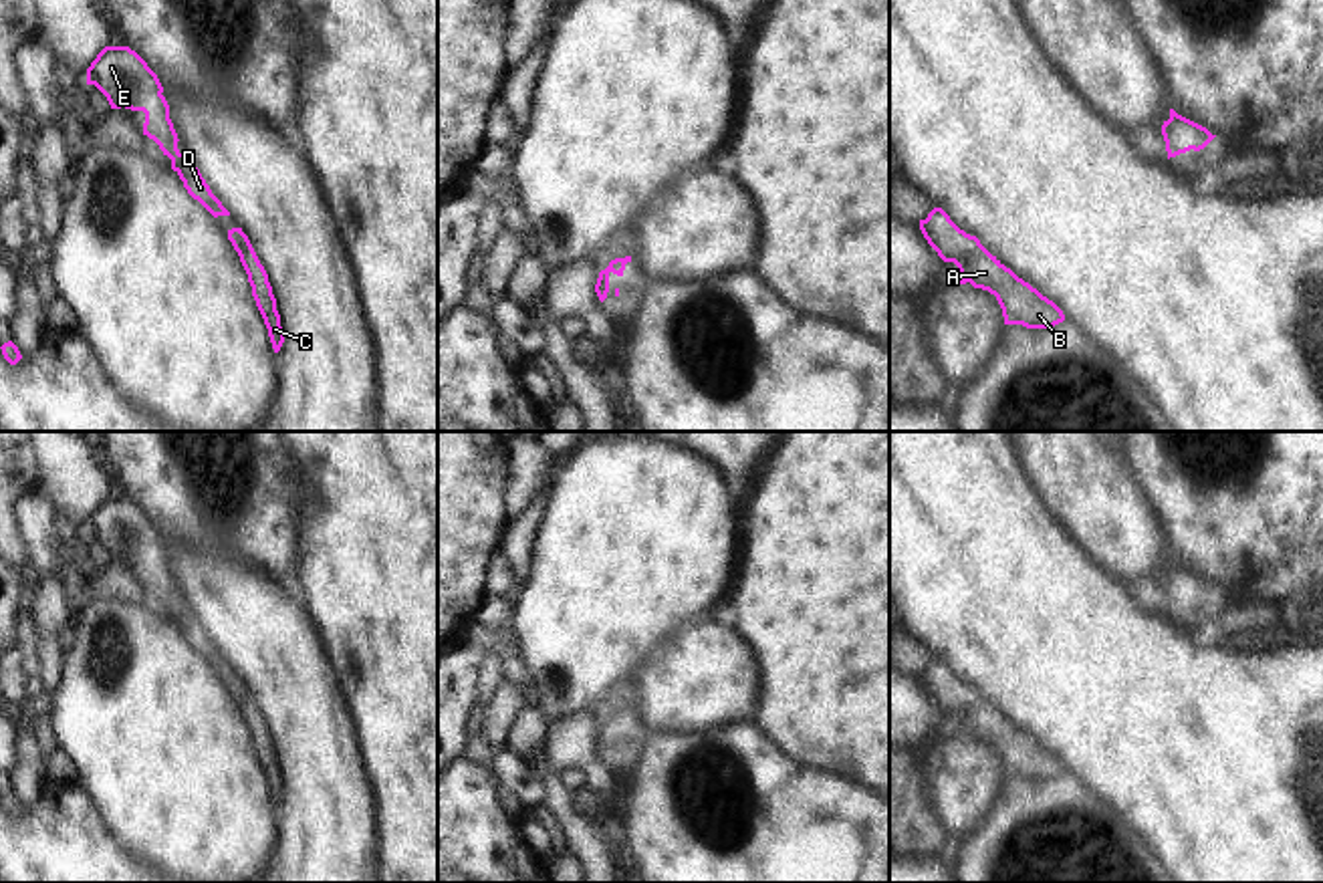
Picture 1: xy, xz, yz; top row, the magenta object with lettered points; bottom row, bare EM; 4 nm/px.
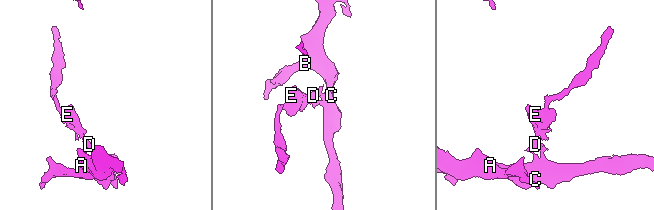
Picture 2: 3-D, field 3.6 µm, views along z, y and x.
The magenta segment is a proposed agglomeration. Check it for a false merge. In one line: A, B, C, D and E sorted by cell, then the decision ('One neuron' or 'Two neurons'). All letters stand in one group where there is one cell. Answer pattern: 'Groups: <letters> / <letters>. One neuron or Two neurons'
Groups: A B C D E. One neuron.

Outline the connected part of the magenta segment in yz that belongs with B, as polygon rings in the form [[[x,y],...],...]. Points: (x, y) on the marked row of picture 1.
[[[934,208],[926,220],[920,220],[920,230],[944,262],[958,266],[958,284],[970,282],[996,296],[1004,325],[1051,329],[1065,321],[1053,300],[1006,268],[976,236],[960,230],[942,208]]]

